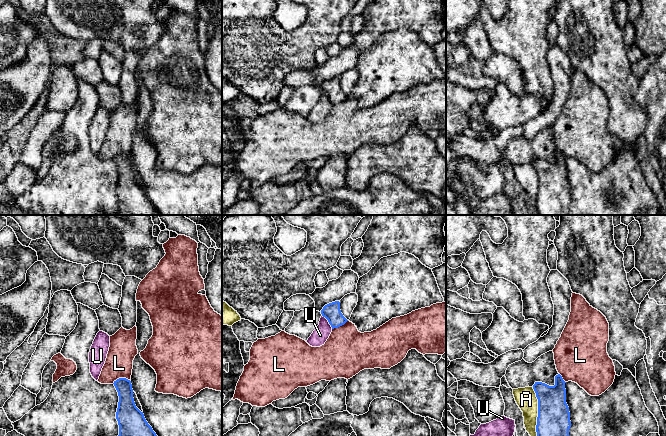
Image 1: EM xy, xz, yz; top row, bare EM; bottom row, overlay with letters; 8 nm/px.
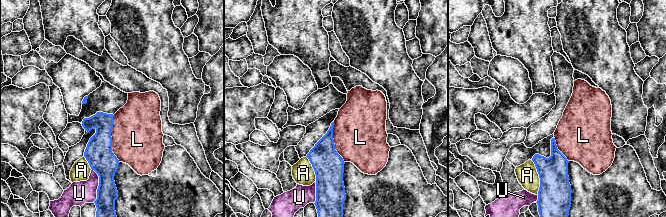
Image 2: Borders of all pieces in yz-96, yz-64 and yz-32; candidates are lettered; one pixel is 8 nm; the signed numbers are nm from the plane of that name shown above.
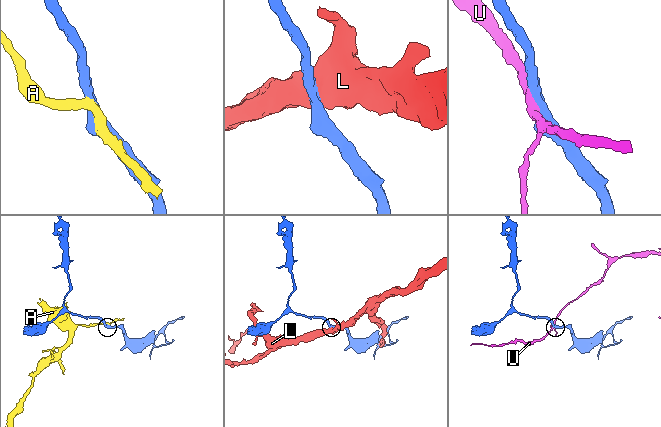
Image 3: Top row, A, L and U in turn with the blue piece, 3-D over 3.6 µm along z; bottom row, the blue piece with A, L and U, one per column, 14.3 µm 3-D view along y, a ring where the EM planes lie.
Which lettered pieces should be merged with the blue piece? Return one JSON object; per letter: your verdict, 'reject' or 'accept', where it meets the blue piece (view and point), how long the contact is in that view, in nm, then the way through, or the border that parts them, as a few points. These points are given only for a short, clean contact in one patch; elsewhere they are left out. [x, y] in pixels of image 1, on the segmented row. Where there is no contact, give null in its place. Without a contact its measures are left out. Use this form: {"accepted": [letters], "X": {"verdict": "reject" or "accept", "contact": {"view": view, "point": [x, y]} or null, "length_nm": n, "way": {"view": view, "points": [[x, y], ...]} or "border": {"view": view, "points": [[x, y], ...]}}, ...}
{"accepted": [], "A": {"verdict": "reject", "contact": {"view": "yz", "point": [538, 411]}, "length_nm": 400}, "L": {"verdict": "reject", "contact": {"view": "xy", "point": [120, 378]}, "length_nm": 150}, "U": {"verdict": "reject", "contact": {"view": "xz", "point": [328, 321]}, "length_nm": 140}}

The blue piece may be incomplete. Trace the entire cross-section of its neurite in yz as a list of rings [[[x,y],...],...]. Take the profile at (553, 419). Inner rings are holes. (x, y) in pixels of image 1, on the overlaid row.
[[[558,374],[554,386],[542,382],[533,385],[538,399],[537,436],[569,436],[571,421],[565,383]]]

